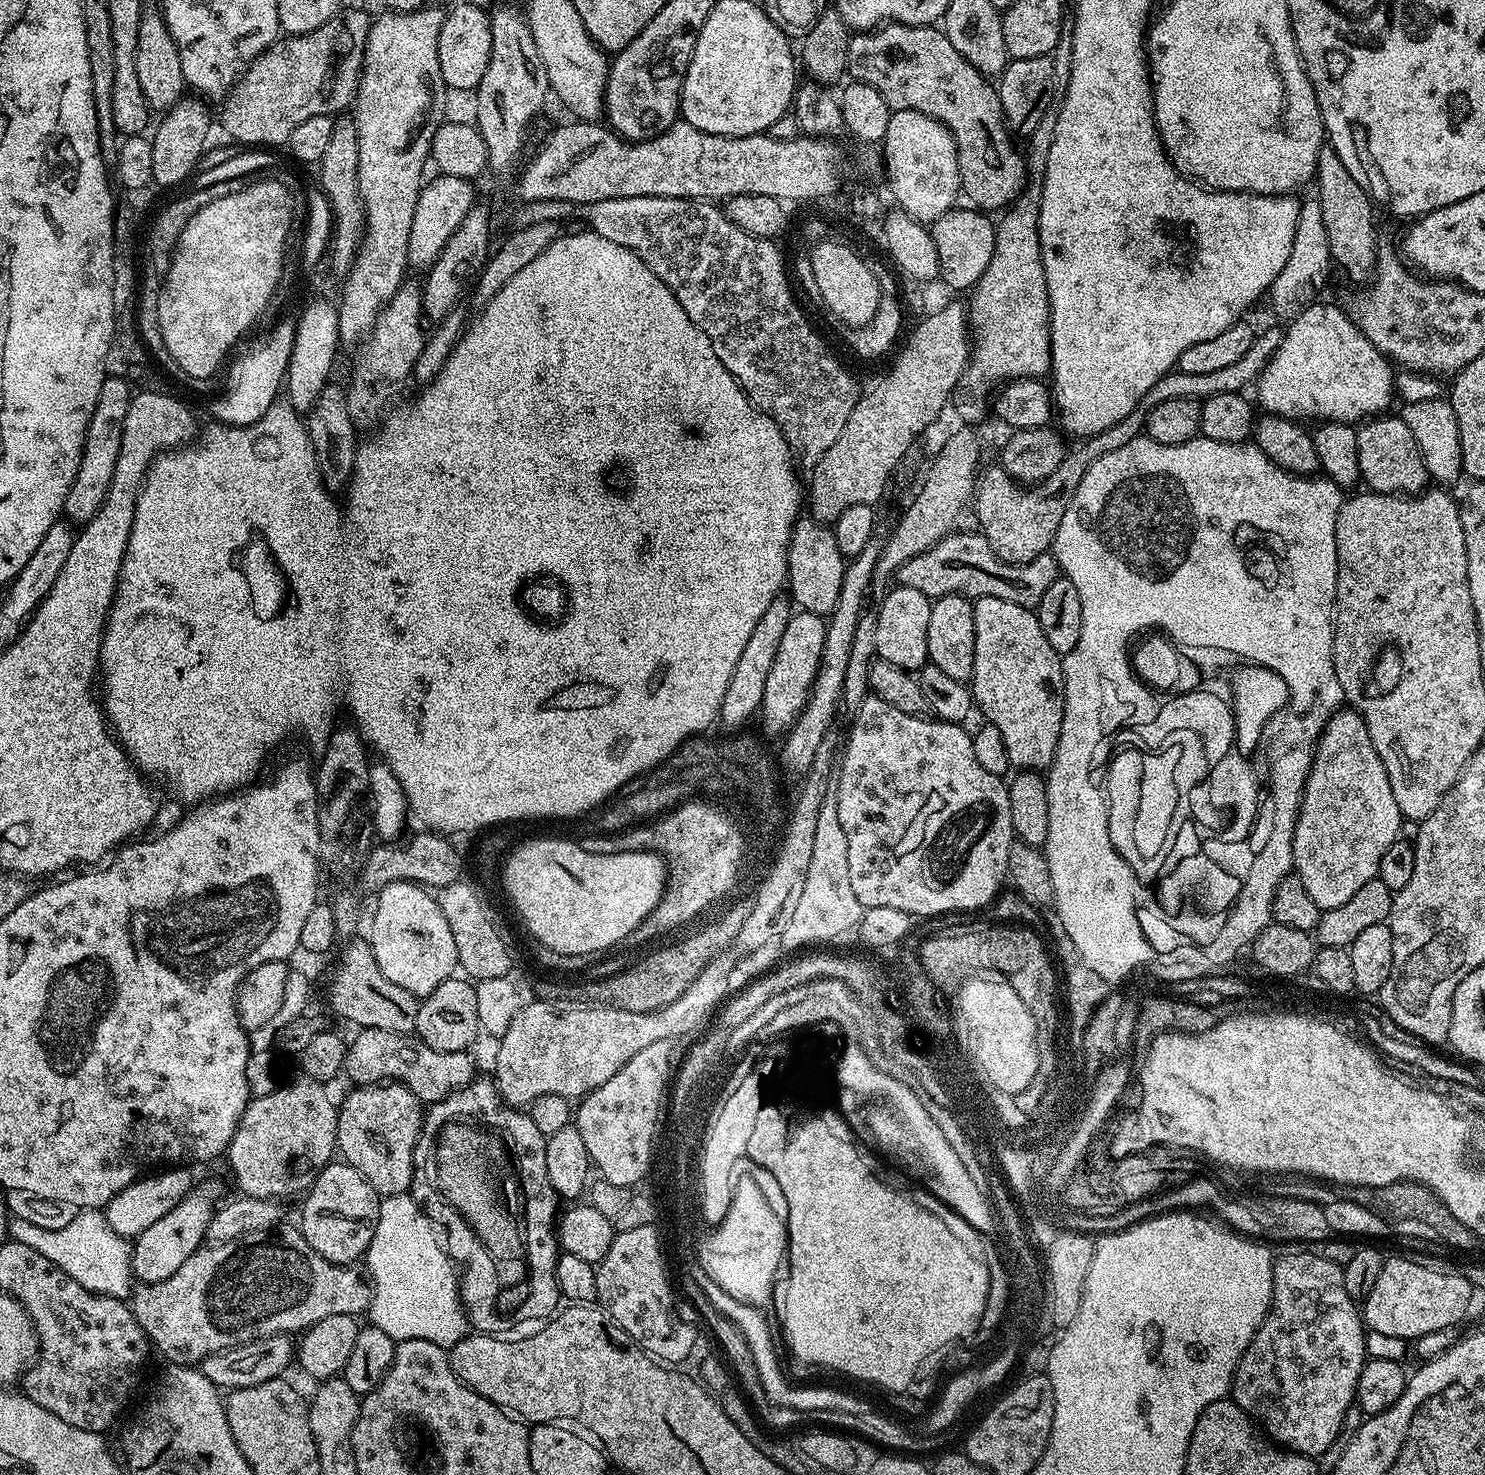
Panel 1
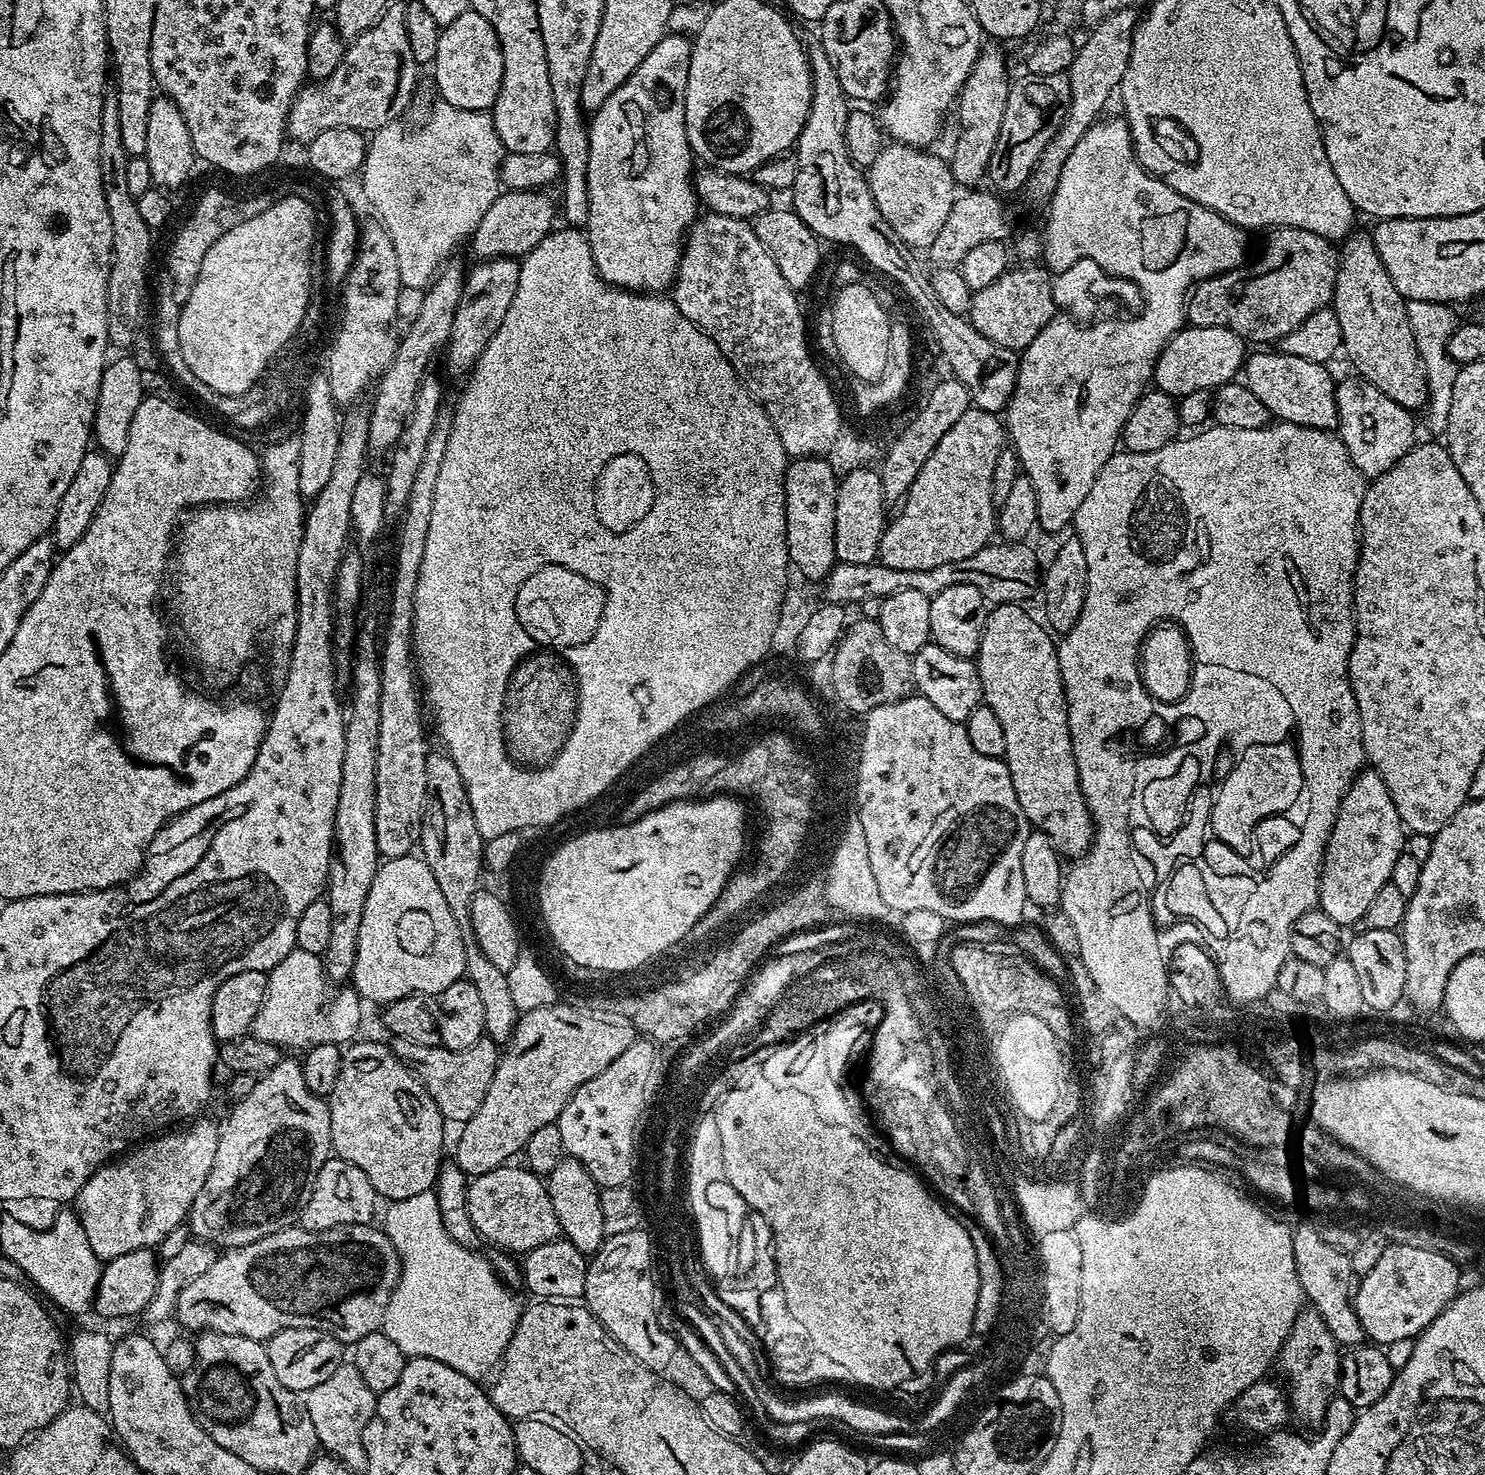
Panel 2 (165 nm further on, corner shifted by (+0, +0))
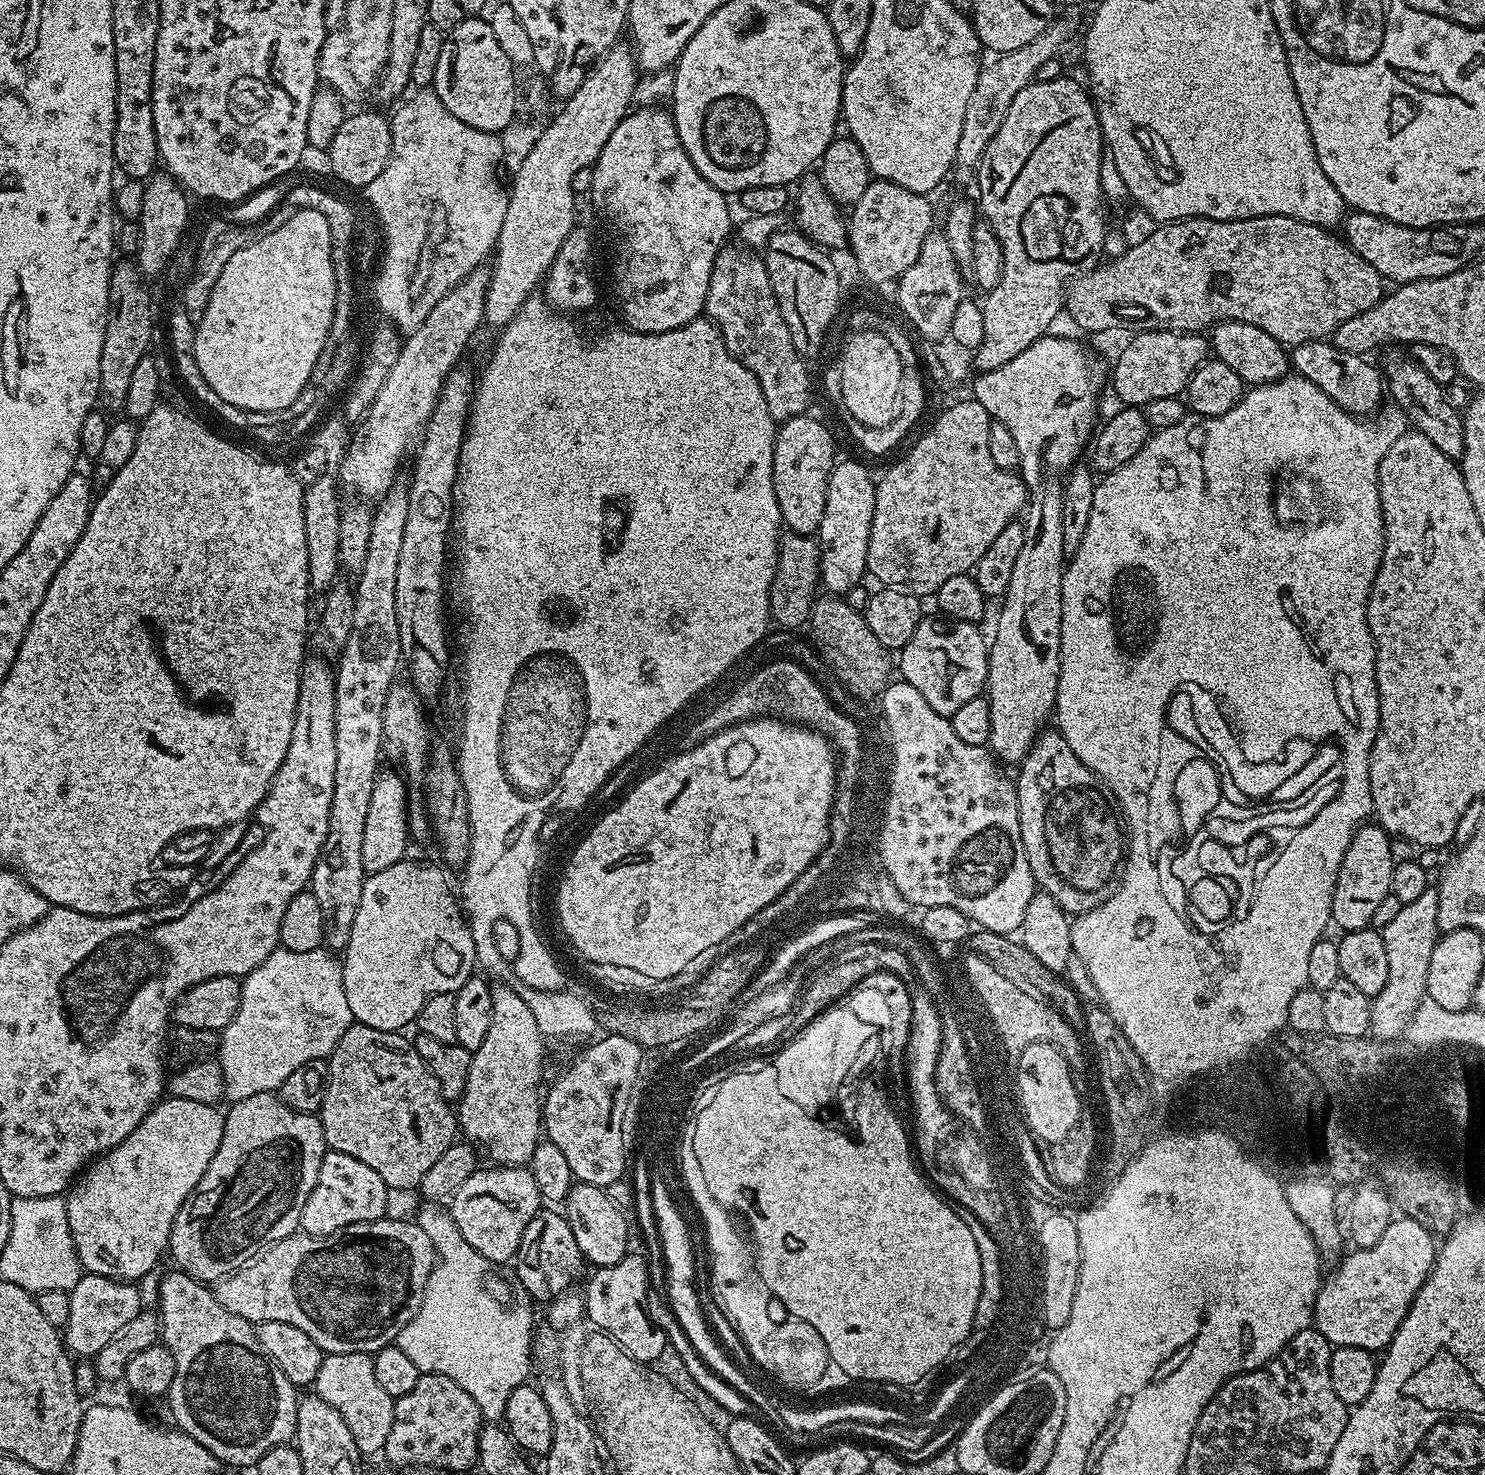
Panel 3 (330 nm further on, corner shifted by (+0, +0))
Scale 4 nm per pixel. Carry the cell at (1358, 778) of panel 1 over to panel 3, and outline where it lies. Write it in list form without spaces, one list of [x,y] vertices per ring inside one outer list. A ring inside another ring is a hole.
[[[1375,822],[1361,824],[1354,834],[1346,850],[1346,858],[1342,858],[1338,882],[1334,886],[1332,924],[1340,927],[1341,933],[1369,927],[1374,918],[1374,910],[1378,910],[1382,898],[1390,895],[1390,874],[1394,863],[1392,844],[1394,845],[1393,837]]]

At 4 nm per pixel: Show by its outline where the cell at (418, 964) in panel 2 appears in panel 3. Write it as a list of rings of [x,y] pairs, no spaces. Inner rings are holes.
[[[405,858],[396,865],[387,866],[386,870],[379,870],[379,872],[372,875],[365,875],[364,885],[362,886],[362,902],[358,902],[358,914],[354,914],[354,926],[350,930],[350,942],[342,949],[346,1002],[350,1002],[350,1014],[355,1023],[374,1026],[374,1030],[400,1032],[404,1030],[407,1024],[411,1025],[415,1021],[417,1014],[422,1010],[422,1006],[431,996],[443,992],[454,994],[474,975],[474,969],[477,967],[474,938],[462,911],[461,901],[458,899],[454,888],[448,885],[448,880],[444,877],[443,872],[445,869],[440,868],[435,868],[432,864],[419,864],[416,860]]]

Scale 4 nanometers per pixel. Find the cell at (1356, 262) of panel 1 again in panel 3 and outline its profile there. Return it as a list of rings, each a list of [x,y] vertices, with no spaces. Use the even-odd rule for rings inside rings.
[[[1396,351],[1400,352],[1390,353],[1384,364],[1382,363],[1382,375],[1390,400],[1392,396],[1391,403],[1401,408],[1409,425],[1415,431],[1426,434],[1426,438],[1430,438],[1430,442],[1434,442],[1434,446],[1438,446],[1438,450],[1446,454],[1446,458],[1459,462],[1466,450],[1464,417],[1461,410],[1451,405],[1445,385],[1434,382],[1434,378],[1430,378],[1430,374],[1426,374],[1426,370],[1422,370],[1422,366],[1418,366],[1407,351]]]

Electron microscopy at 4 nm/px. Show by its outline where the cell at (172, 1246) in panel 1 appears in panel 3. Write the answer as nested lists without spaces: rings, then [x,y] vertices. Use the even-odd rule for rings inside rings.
[[[81,1275],[80,1281],[68,1293],[70,1300],[70,1314],[62,1328],[64,1347],[76,1358],[95,1358],[98,1350],[106,1346],[134,1318],[142,1311],[140,1292],[135,1283],[126,1280],[112,1280],[108,1276]]]

